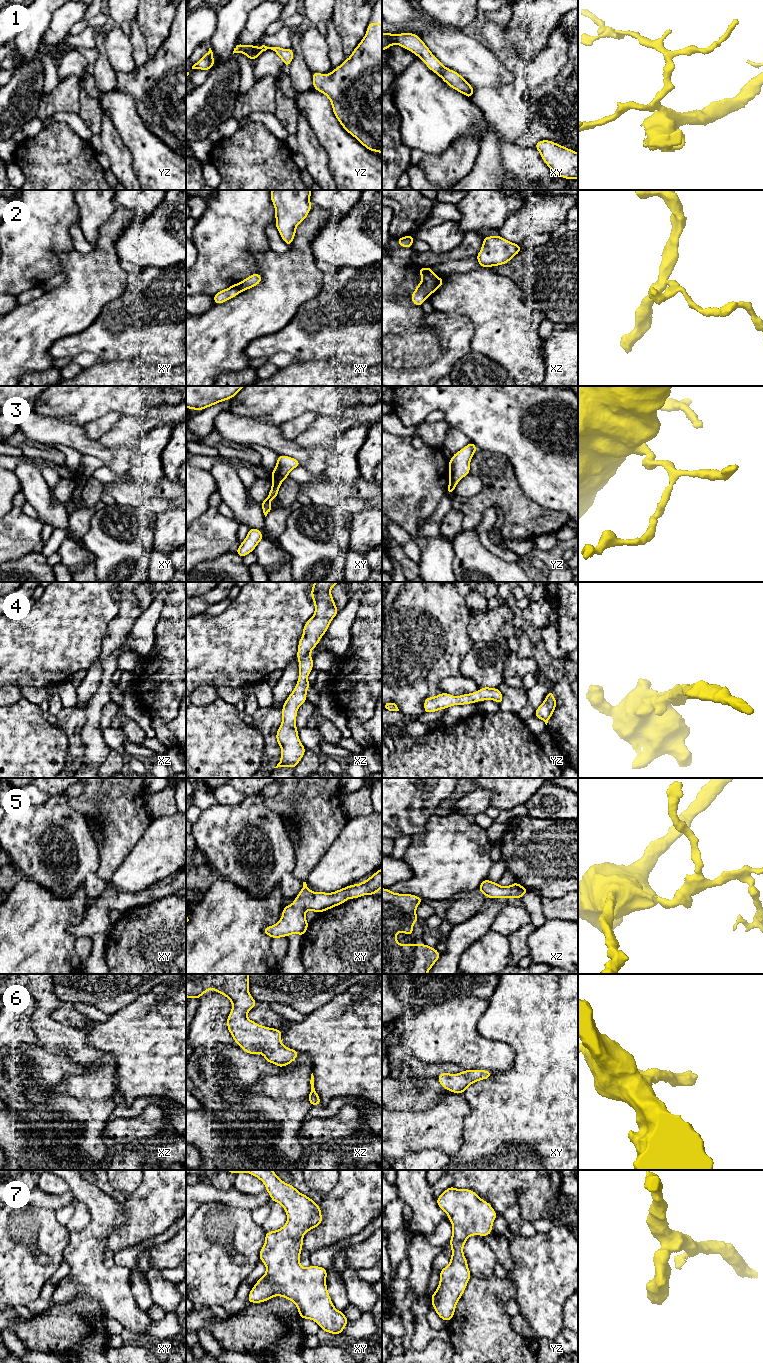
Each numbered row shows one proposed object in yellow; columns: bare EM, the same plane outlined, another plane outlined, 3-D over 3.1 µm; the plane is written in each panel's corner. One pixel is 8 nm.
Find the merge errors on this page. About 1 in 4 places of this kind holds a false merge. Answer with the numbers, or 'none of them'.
2

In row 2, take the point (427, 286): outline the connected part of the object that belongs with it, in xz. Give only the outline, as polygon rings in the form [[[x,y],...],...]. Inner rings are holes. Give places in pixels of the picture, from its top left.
[[[430,267],[419,268],[418,273],[421,275],[422,281],[418,282],[411,295],[411,300],[414,305],[421,307],[424,301],[436,291],[437,275]]]

